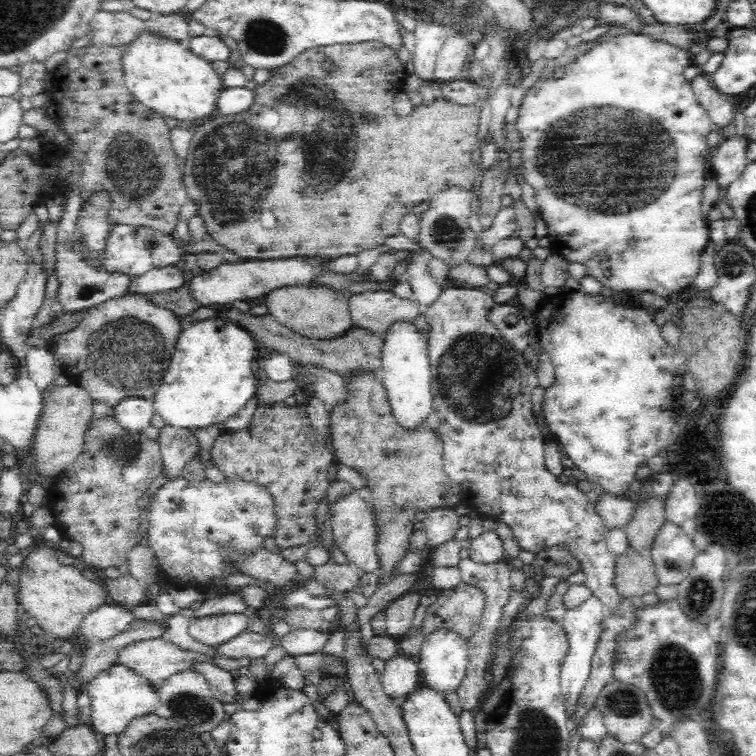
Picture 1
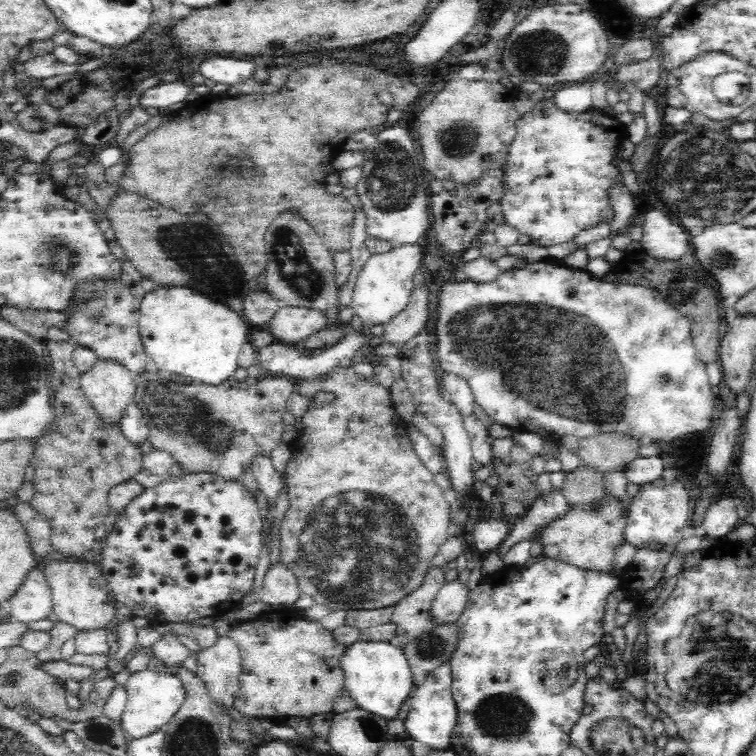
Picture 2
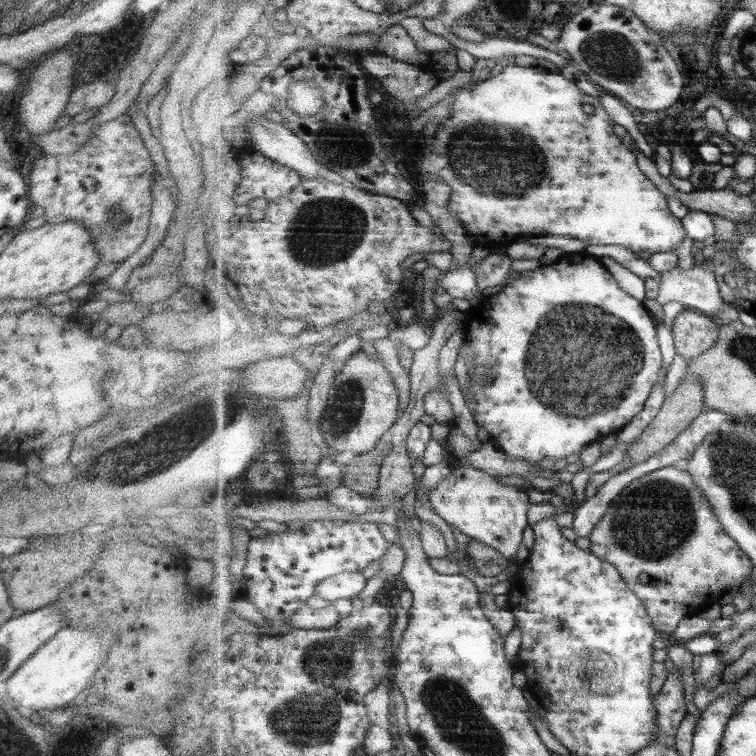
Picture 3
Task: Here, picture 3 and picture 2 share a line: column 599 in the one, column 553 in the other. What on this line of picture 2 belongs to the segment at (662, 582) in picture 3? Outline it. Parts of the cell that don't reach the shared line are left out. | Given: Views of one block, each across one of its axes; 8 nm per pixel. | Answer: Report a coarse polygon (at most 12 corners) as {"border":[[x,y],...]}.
{"border":[[629,498],[570,507],[540,534],[542,556],[607,572]]}

